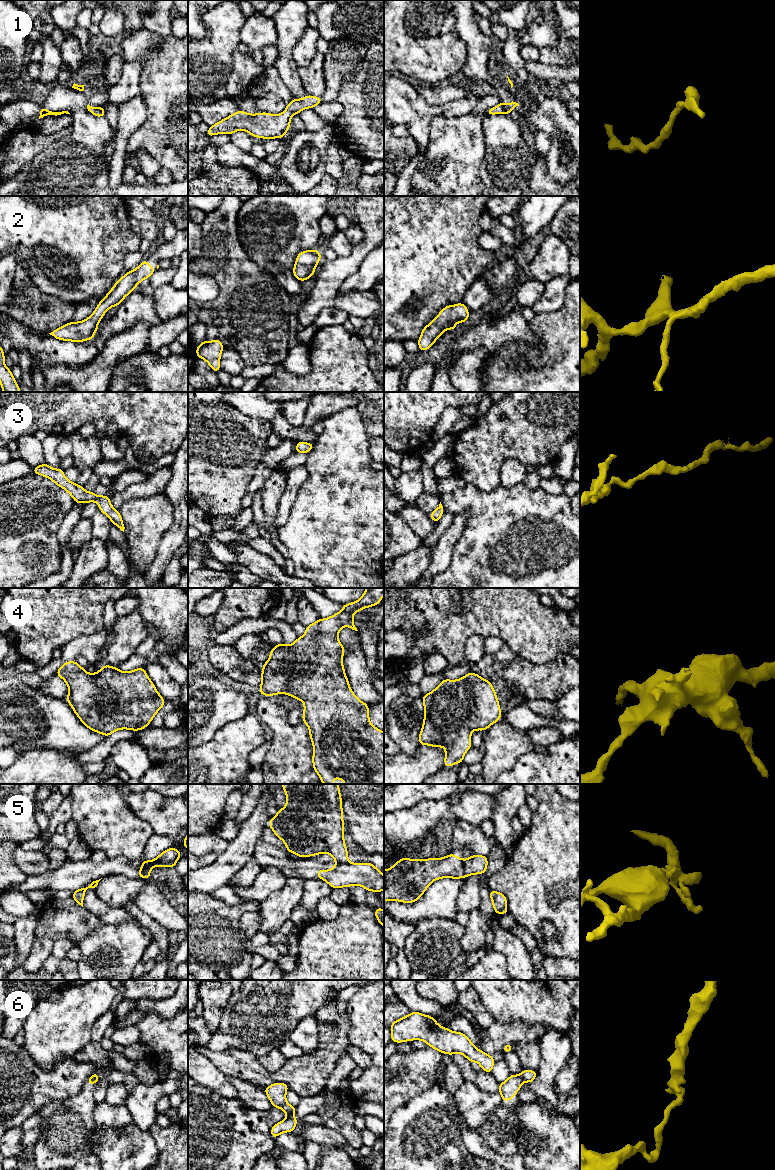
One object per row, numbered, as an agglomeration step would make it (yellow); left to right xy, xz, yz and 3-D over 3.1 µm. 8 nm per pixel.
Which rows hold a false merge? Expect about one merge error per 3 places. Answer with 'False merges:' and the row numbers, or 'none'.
False merges: 5, 6

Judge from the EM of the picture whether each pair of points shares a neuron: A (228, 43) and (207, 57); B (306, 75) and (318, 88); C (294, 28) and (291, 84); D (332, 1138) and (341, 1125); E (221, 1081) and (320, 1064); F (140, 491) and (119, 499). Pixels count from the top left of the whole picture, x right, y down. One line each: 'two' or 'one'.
A: one
B: one
C: one
D: two
E: two
F: one

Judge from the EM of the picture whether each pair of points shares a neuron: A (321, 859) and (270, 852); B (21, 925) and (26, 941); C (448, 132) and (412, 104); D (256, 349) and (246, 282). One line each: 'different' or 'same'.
A: same
B: same
C: different
D: same

